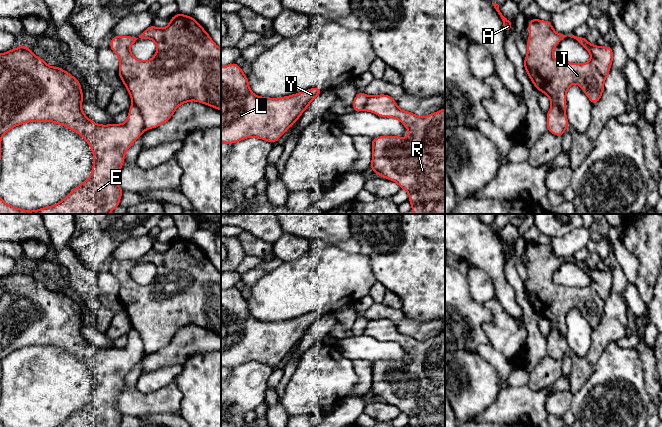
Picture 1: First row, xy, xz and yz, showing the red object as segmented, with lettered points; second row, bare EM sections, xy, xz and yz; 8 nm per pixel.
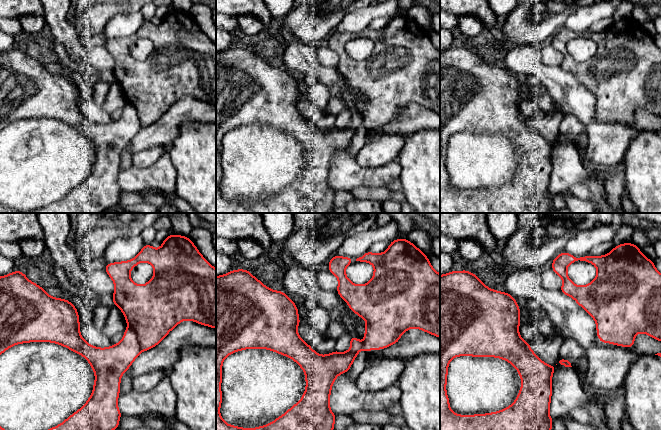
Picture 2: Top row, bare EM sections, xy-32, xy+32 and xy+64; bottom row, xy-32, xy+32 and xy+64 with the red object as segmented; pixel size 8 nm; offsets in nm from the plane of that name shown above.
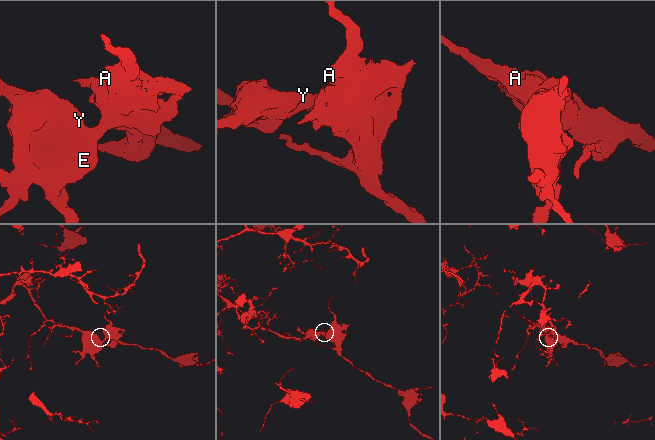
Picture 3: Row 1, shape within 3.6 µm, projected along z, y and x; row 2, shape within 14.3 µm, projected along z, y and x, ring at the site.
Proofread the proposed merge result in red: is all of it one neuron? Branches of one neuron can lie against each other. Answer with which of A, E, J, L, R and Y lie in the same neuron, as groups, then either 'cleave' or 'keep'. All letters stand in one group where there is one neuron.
A J R / E L Y; cleave

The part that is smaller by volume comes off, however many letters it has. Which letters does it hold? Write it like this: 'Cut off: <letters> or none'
Cut off: A, J, R

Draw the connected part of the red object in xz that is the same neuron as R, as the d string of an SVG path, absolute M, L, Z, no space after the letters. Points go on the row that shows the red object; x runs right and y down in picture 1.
M385 94L368 96L364 111L380 117L396 118L409 131L409 137L380 136L371 139L371 169L396 182L409 193L414 214L445 214L445 108L420 117L400 109L394 98Z

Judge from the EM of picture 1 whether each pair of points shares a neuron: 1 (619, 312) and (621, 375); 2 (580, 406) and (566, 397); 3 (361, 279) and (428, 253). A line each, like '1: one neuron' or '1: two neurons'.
1: two neurons
2: two neurons
3: two neurons

